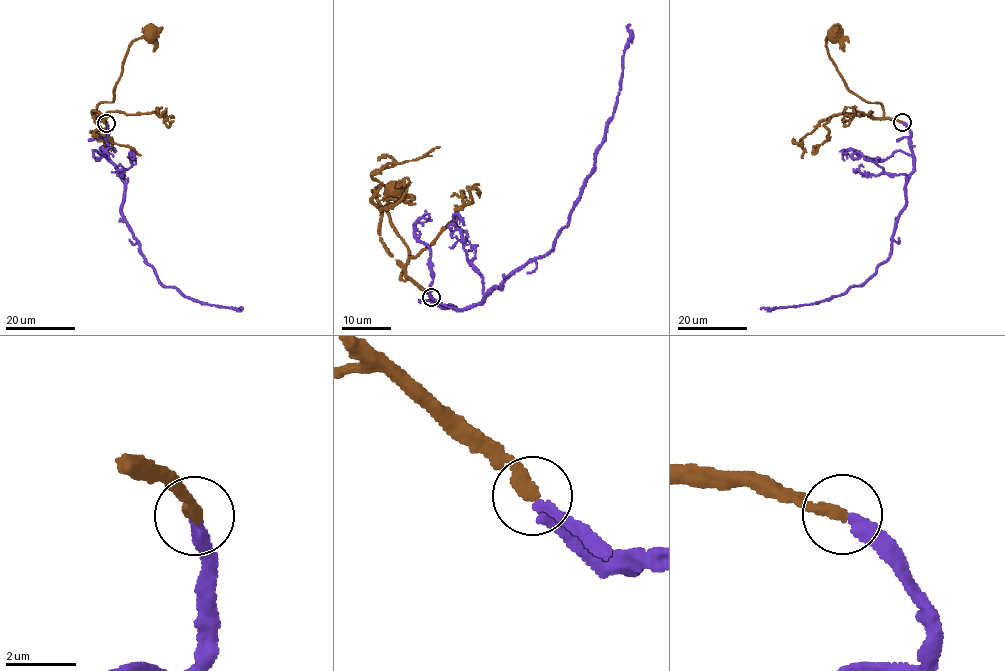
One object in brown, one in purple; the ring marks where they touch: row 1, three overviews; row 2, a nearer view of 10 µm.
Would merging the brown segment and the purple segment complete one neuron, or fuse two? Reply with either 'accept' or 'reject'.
accept

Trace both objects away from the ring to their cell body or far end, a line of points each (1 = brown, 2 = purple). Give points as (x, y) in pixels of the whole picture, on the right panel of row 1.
1: (902, 122), (884, 117), (881, 103), (865, 102), (848, 89), (829, 56), (826, 40), (832, 33)
2: (902, 122), (910, 133), (914, 161), (890, 255), (861, 285), (851, 286), (839, 295), (801, 305), (760, 308)

